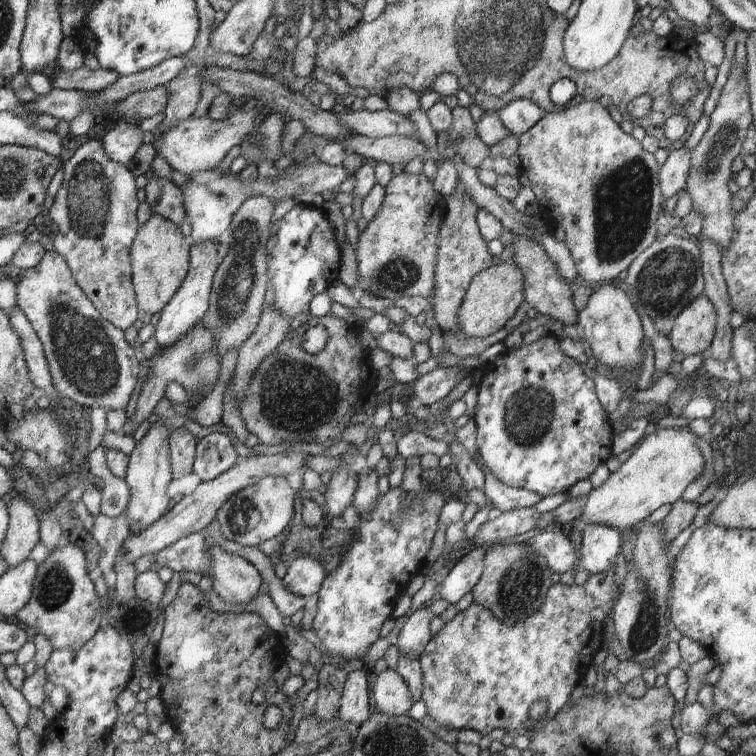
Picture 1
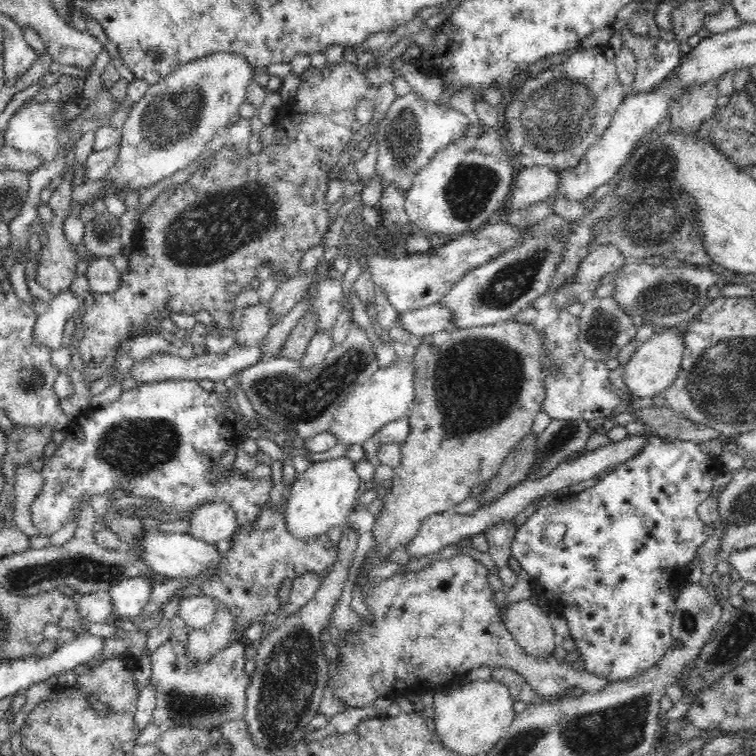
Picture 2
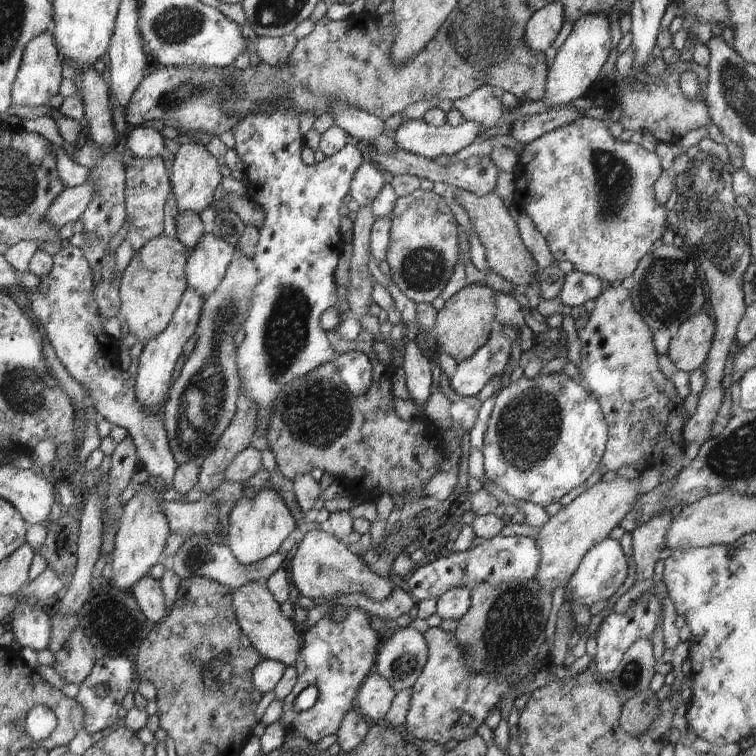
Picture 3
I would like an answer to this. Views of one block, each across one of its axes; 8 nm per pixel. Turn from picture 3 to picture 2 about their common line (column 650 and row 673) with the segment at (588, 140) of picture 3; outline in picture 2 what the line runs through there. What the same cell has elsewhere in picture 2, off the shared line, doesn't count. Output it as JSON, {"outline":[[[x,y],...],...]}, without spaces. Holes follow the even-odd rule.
{"outline":[[[238,638],[233,640],[226,648],[222,648],[210,661],[200,665],[190,663],[190,657],[186,652],[186,647],[178,643],[176,639],[169,639],[162,643],[152,652],[151,681],[156,689],[156,706],[152,712],[152,722],[159,726],[160,730],[165,731],[175,726],[192,726],[204,731],[211,732],[218,729],[221,724],[229,720],[243,719],[246,710],[246,687],[250,682],[250,675],[246,673],[246,655],[244,643]]]}

